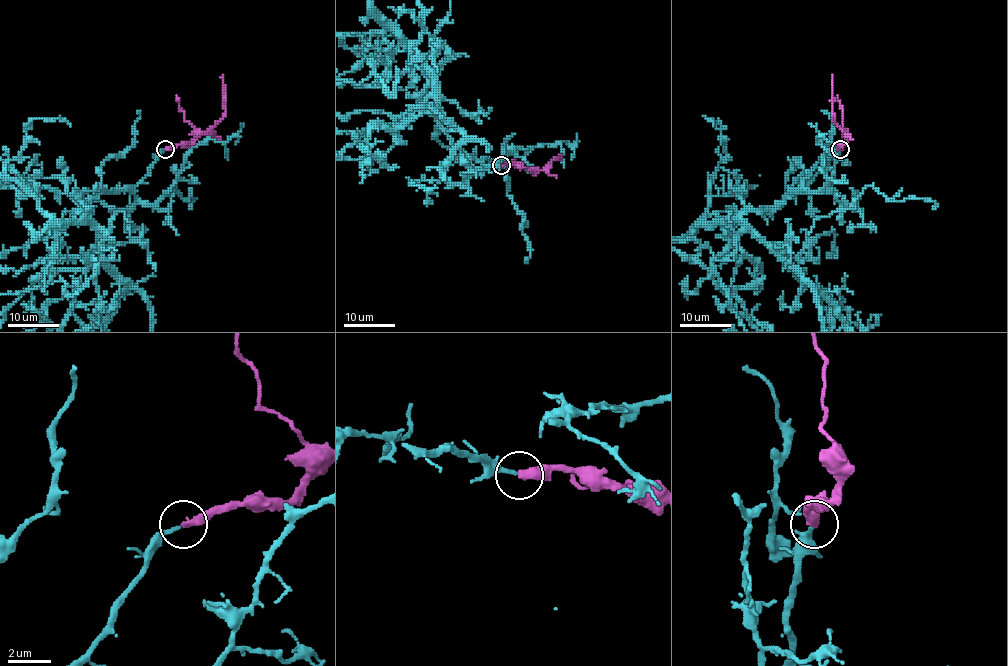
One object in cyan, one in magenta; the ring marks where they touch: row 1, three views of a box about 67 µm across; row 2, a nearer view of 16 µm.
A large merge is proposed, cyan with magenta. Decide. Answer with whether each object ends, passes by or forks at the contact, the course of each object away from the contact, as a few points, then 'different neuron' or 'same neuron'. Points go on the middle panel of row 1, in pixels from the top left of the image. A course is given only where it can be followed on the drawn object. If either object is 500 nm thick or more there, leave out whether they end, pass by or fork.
cyan ends there; magenta ends there; magenta runs (501, 165), (514, 164), (540, 170), (559, 158); same neuron

